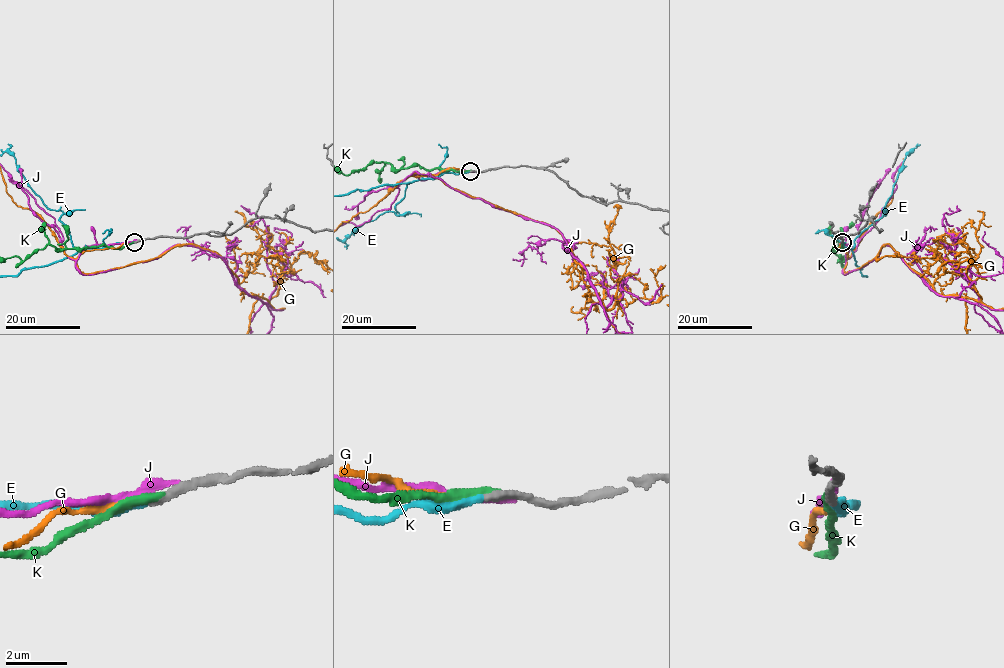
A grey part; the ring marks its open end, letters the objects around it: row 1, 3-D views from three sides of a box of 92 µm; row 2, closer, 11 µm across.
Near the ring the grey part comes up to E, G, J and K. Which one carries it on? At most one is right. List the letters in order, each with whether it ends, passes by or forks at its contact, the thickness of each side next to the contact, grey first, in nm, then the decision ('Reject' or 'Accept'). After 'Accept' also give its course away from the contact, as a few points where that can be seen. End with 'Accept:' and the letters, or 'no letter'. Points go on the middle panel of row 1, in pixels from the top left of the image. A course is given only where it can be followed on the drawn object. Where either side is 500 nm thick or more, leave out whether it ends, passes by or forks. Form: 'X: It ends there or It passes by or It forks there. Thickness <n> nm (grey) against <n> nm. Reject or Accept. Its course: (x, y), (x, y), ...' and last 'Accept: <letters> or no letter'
E: It ends there. Thickness 280 nm (grey) against 240 nm. Accept
G: It ends there. Thickness 280 nm (grey) against 160 nm. Reject
J: It ends there. Thickness 360 nm (grey) against 300 nm. Reject
K: It ends there. Thickness 320 nm (grey) against 280 nm. Reject
Accept: E

